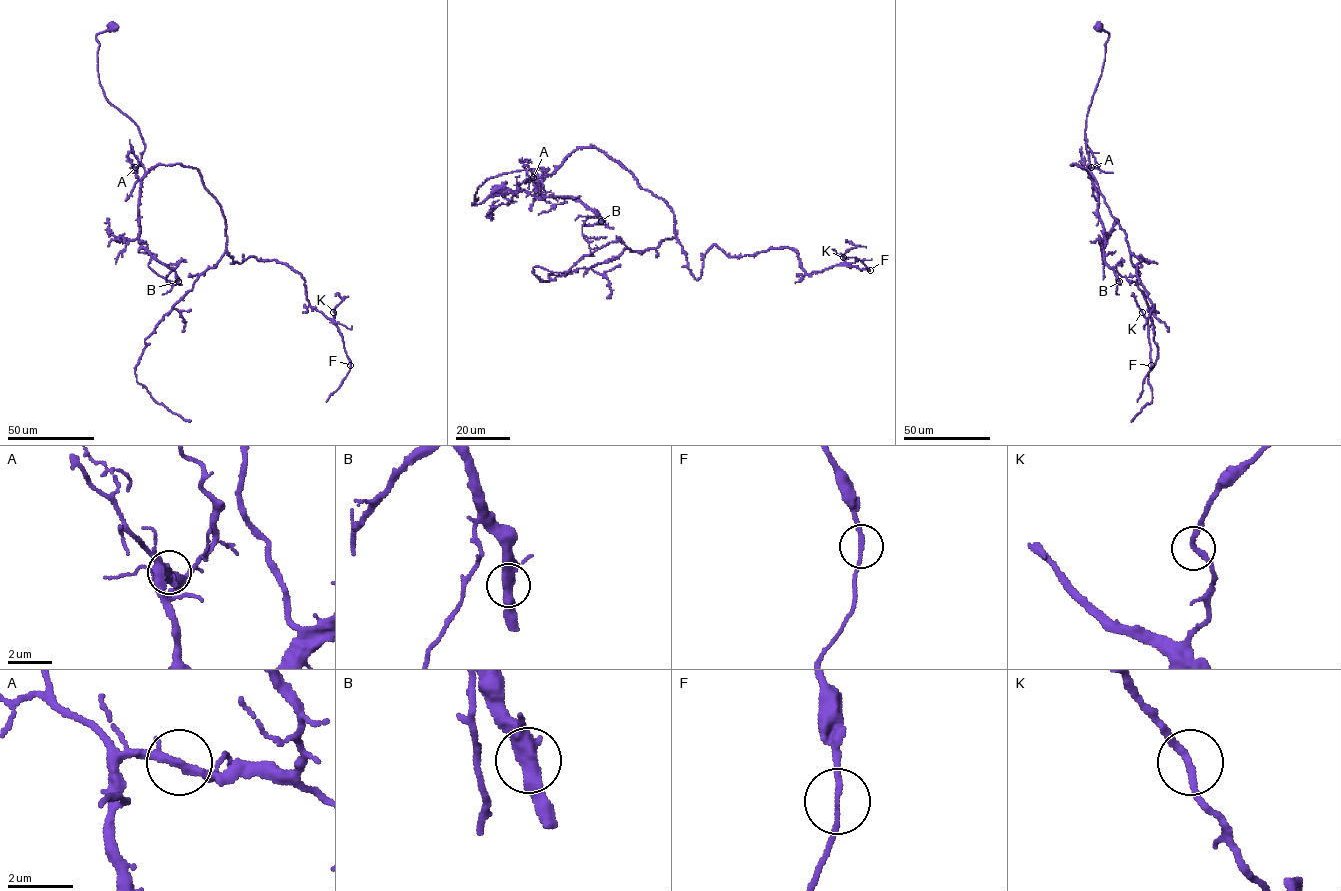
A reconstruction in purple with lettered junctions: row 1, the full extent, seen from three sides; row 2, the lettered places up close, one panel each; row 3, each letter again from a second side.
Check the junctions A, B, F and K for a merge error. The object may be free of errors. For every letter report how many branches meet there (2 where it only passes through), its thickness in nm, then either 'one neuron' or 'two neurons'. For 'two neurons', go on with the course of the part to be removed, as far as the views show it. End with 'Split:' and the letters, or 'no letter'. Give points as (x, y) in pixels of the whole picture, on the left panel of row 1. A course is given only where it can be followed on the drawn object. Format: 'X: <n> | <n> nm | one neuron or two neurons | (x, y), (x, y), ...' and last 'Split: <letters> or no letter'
A: 2 | 240 nm | one neuron
B: 2 | 480 nm | one neuron
F: 2 | 150 nm | one neuron
K: 2 | 200 nm | one neuron
Split: no letter

